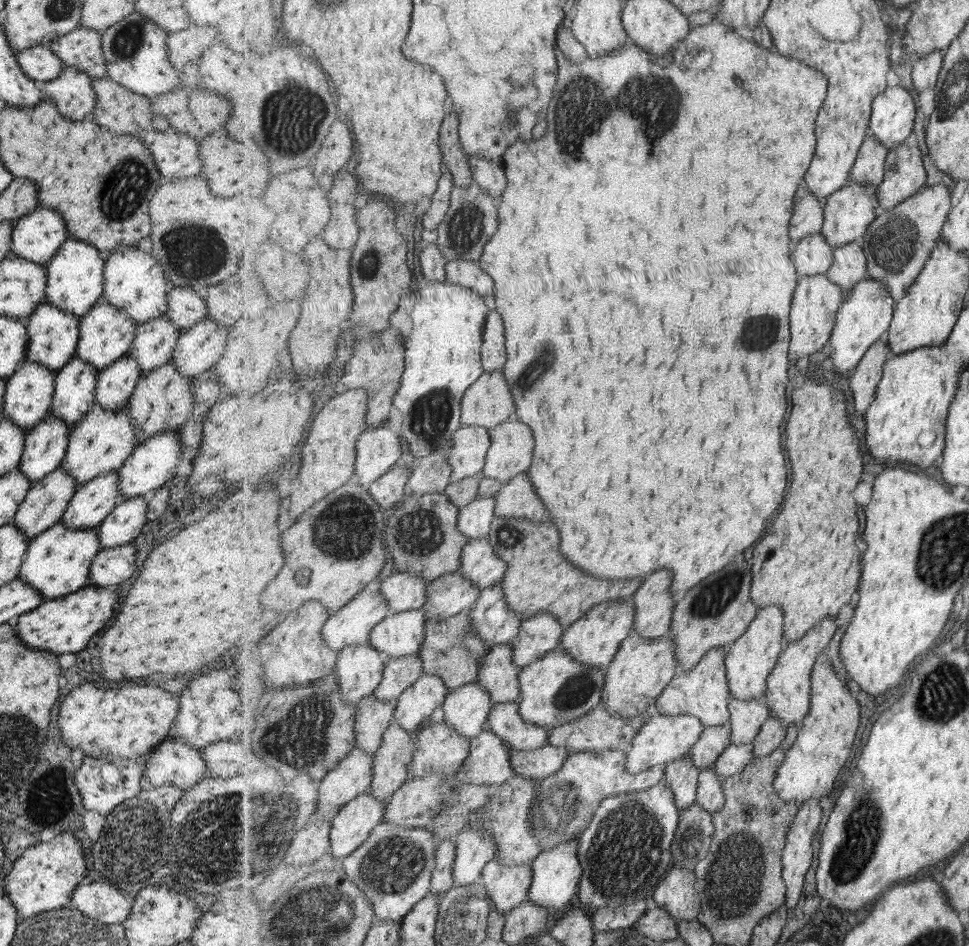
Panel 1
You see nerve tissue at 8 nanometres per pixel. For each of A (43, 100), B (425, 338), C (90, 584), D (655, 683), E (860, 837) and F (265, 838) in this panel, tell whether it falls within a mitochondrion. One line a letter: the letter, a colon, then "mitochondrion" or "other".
A: other
B: other
C: other
D: other
E: mitochondrion
F: mitochondrion

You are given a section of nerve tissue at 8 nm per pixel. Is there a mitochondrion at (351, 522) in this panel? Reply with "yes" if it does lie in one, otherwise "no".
yes

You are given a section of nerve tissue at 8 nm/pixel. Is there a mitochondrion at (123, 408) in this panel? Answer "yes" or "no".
no

